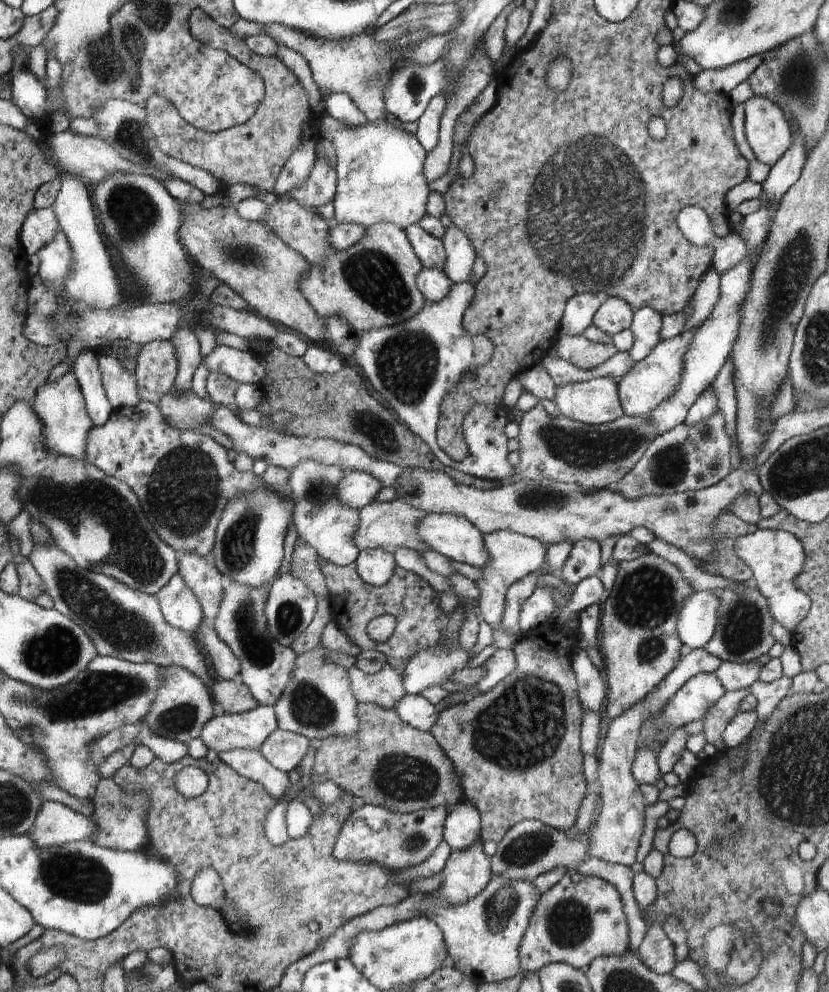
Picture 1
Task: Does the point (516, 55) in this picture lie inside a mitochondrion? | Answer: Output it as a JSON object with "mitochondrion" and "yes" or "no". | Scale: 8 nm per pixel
{"mitochondrion":"no"}

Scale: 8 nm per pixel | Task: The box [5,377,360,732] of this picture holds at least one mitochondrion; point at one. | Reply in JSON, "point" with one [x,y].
{"point":[93,503]}

